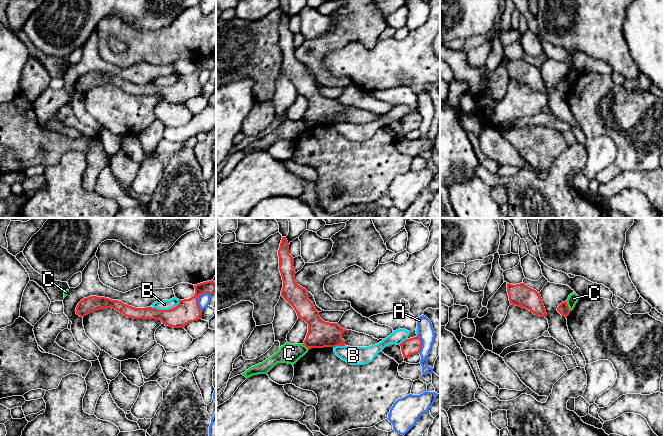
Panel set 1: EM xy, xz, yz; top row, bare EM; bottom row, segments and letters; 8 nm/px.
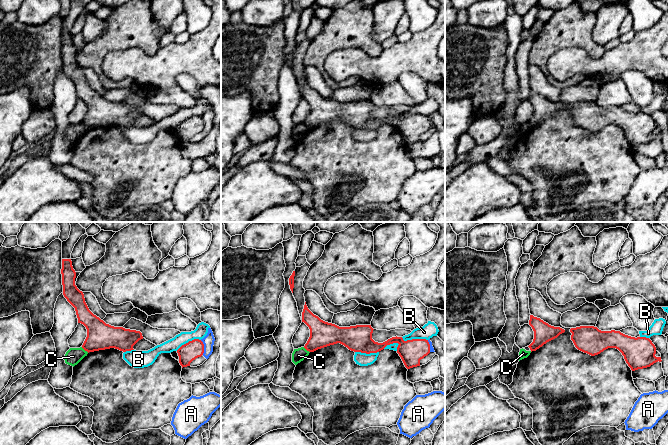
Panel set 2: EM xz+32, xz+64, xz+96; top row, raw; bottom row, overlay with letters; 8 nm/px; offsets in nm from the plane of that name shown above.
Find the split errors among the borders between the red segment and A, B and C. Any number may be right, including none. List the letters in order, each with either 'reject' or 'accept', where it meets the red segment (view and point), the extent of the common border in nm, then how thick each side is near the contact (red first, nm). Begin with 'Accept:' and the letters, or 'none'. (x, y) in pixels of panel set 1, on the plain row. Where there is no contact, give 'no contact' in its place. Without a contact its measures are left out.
Accept: none
A: reject; meets red in xz at (421, 120); contact 140 nm long; 130 nm thick on the red side, 130 nm on the other
B: reject; meets red in xy at (167, 86); contact 220 nm long; 190 nm thick on the red side, 80 nm on the other
C: reject; meets red in yz at (567, 82); contact 90 nm long; 90 nm thick on the red side, 90 nm on the other

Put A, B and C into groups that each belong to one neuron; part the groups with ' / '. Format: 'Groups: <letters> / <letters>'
Groups: A / B / C

